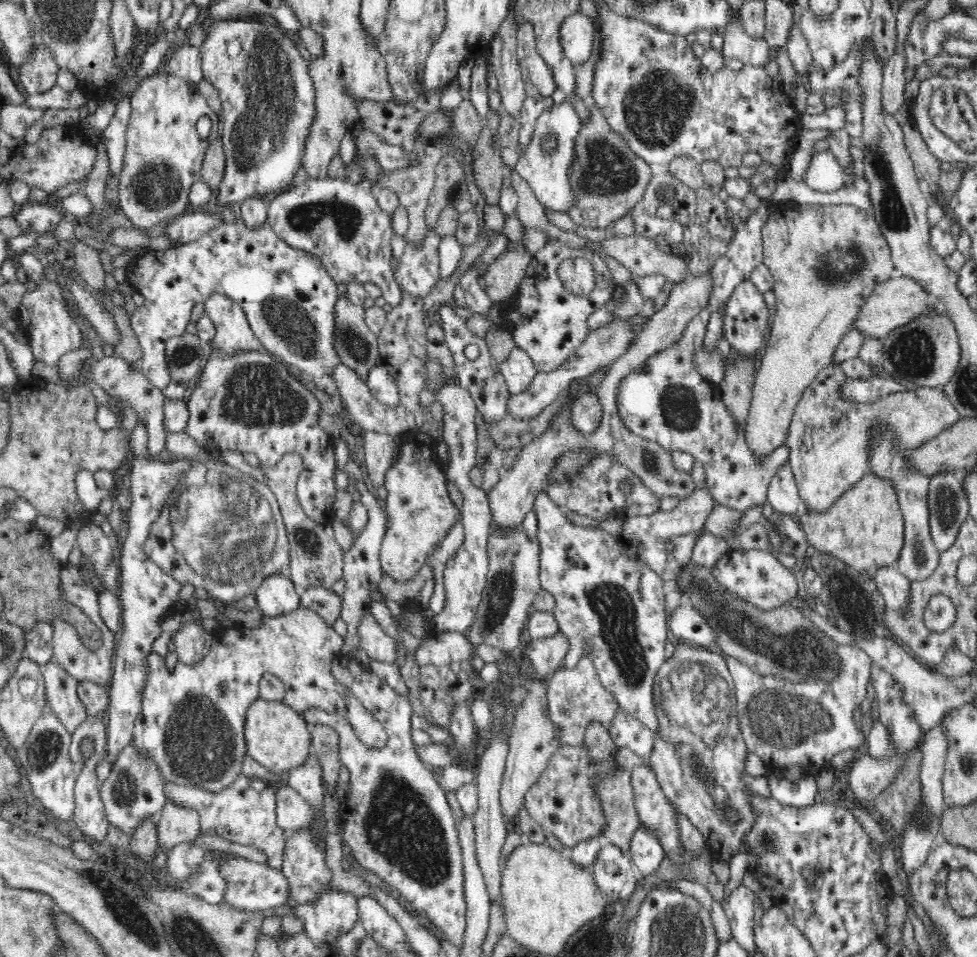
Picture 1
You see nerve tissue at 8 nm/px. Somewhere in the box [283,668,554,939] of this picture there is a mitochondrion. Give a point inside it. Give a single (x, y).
(398, 825)

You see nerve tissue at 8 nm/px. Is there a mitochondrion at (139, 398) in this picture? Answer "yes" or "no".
no

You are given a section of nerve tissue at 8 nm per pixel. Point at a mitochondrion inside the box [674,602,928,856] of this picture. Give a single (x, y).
(774, 717)

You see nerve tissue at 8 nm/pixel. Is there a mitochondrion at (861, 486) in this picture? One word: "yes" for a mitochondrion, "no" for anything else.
no

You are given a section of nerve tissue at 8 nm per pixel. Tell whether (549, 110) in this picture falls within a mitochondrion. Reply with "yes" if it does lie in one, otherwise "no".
no

